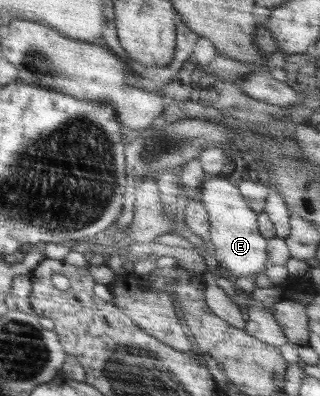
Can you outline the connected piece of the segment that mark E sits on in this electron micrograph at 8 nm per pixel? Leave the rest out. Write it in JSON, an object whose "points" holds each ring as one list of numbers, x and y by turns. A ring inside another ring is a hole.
{"points":[[212,176,205,181,198,195,210,220,209,241,213,243,216,258,224,274,232,279,265,273,267,269,267,241,257,230,258,214,246,203,226,176]]}

